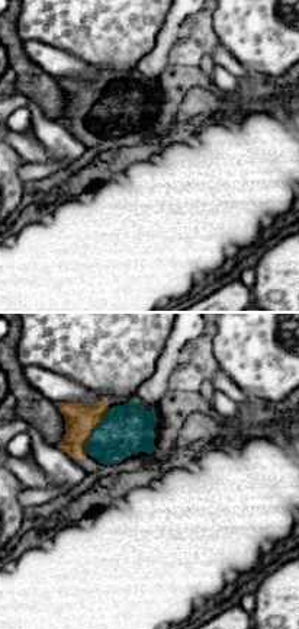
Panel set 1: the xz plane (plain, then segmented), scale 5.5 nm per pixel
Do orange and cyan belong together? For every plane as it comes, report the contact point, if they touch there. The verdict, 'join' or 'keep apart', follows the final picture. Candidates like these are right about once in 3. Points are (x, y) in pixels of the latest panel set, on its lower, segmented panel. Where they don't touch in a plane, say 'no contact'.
(95, 429)

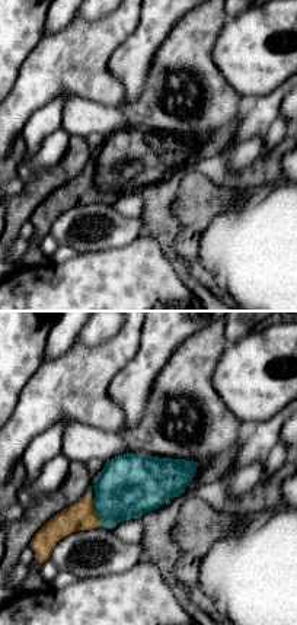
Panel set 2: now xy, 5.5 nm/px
(95, 513)

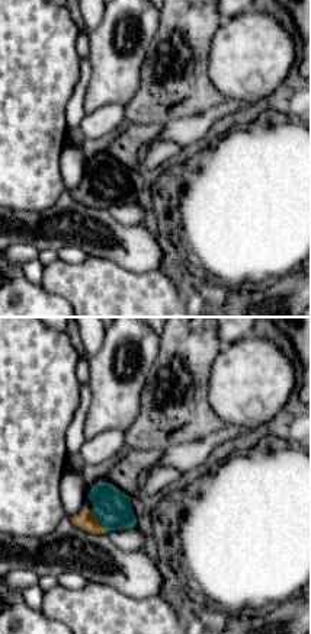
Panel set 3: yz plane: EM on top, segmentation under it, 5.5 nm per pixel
(98, 521)

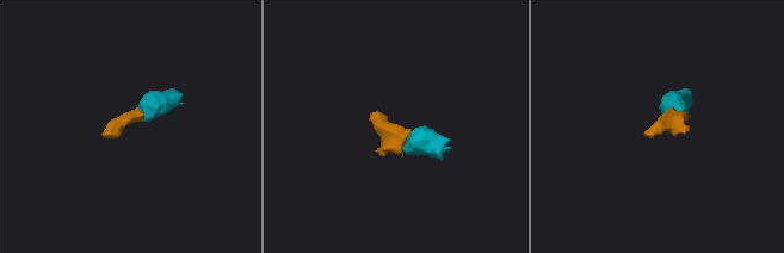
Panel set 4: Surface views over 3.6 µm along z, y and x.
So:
join

